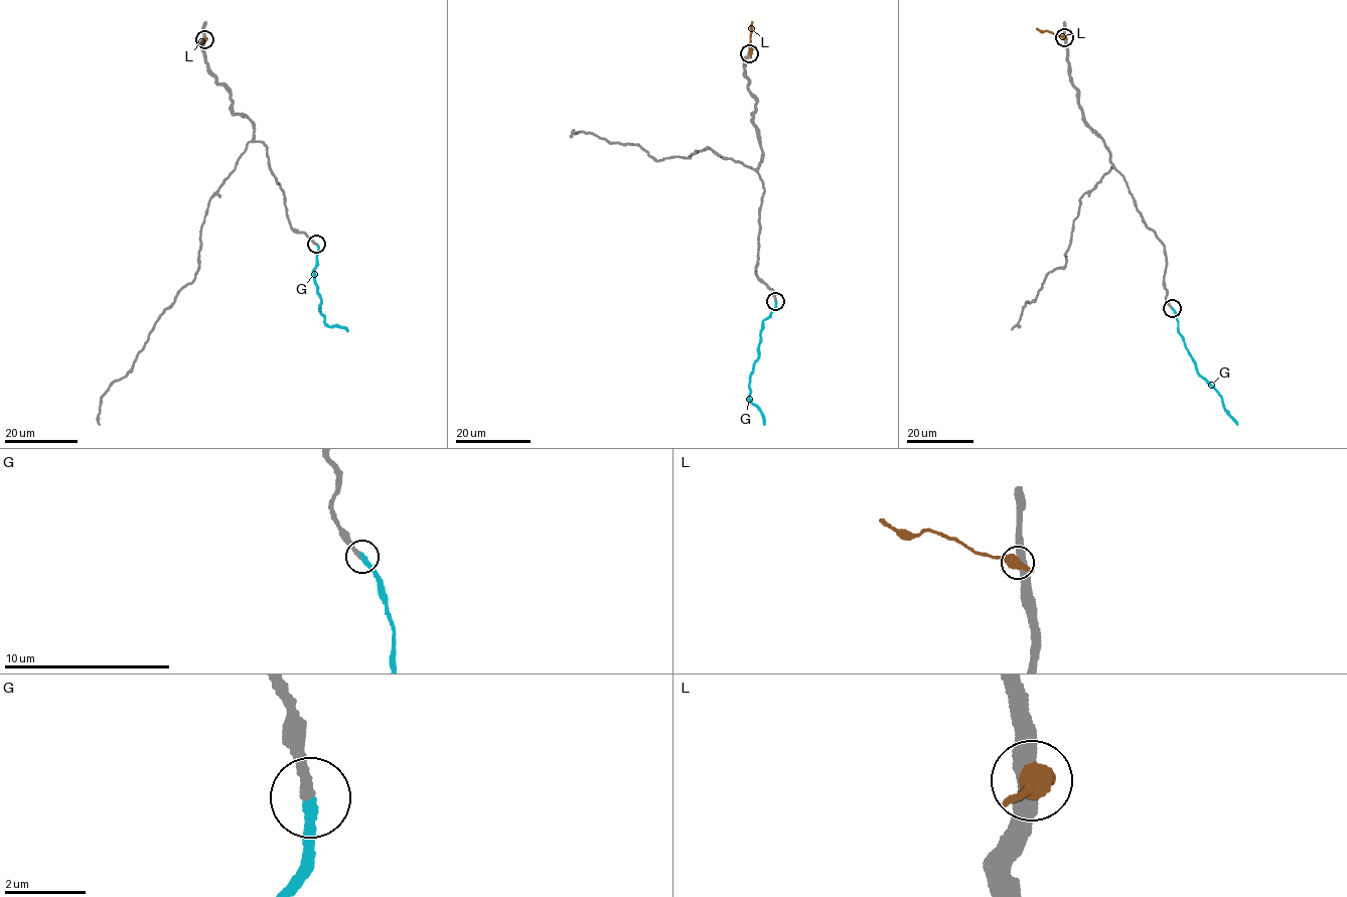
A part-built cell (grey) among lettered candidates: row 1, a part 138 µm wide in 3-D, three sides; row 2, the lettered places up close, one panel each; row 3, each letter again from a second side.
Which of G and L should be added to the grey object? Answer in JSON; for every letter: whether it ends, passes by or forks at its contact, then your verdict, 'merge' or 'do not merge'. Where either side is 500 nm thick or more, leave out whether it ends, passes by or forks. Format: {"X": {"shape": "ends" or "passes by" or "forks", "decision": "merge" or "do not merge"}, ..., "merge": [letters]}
{"G": {"shape": "ends", "decision": "merge"}, "L": {"decision": "do not merge"}, "merge": ["G"]}

